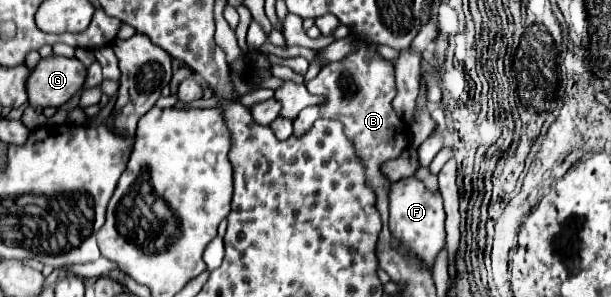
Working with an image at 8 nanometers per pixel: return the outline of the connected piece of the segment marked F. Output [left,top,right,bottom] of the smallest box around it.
[389,177,445,265]

